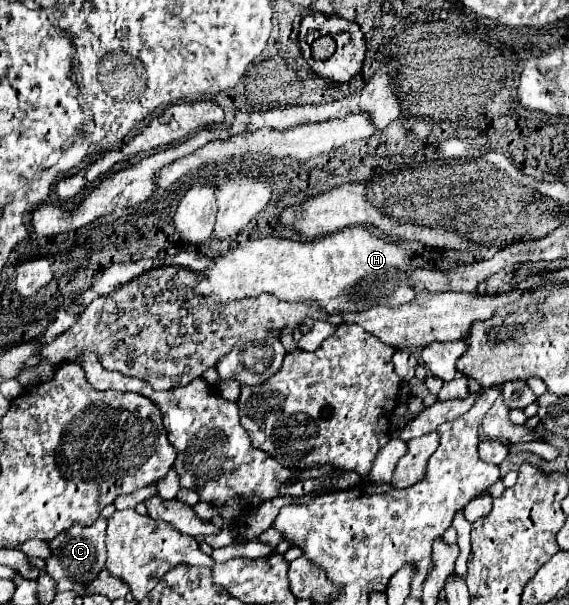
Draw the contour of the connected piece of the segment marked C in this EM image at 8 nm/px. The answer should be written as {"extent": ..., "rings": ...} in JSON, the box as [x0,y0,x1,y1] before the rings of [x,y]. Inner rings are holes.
{"extent":[45,517,107,583],"rings":[[[99,517],[97,523],[93,523],[91,527],[73,525],[69,531],[63,531],[61,535],[57,535],[57,539],[49,541],[49,547],[53,547],[53,555],[45,559],[45,571],[53,579],[69,577],[71,581],[77,581],[77,583],[93,581],[99,575],[99,571],[105,567],[105,559],[107,559],[105,527],[107,527],[107,521]]]}

